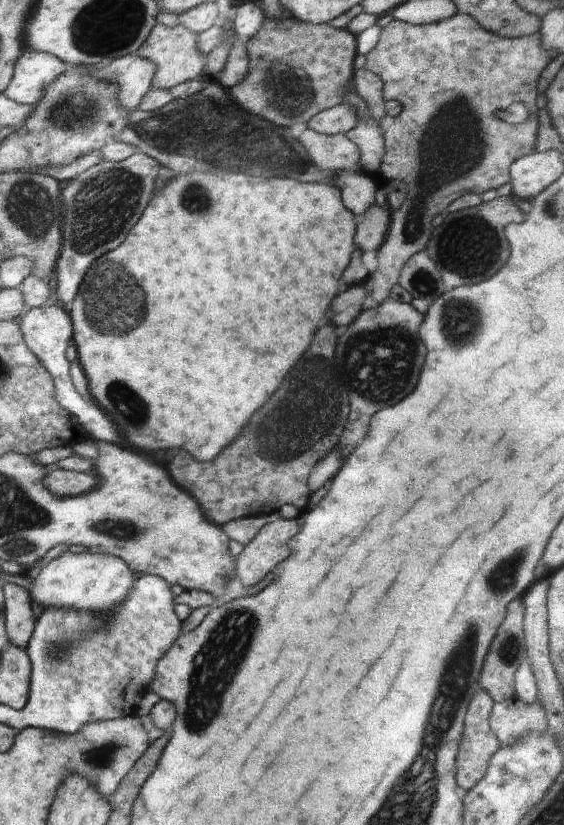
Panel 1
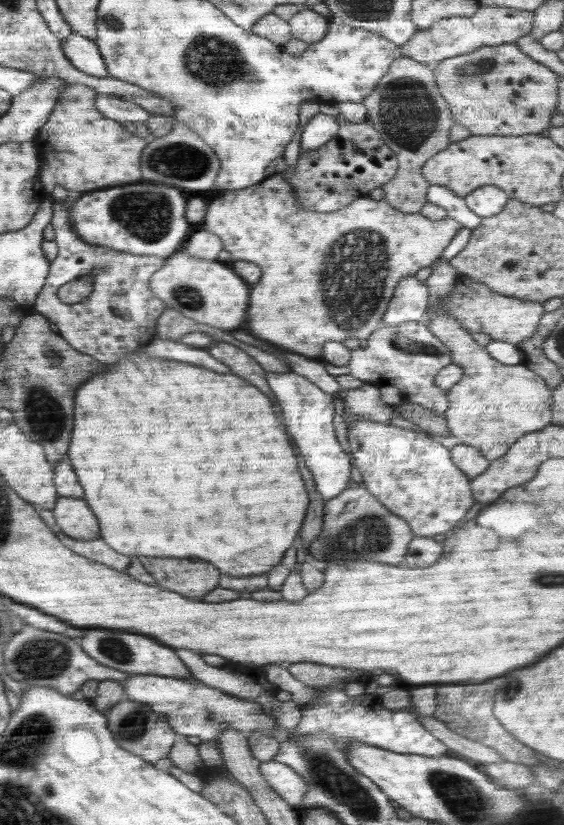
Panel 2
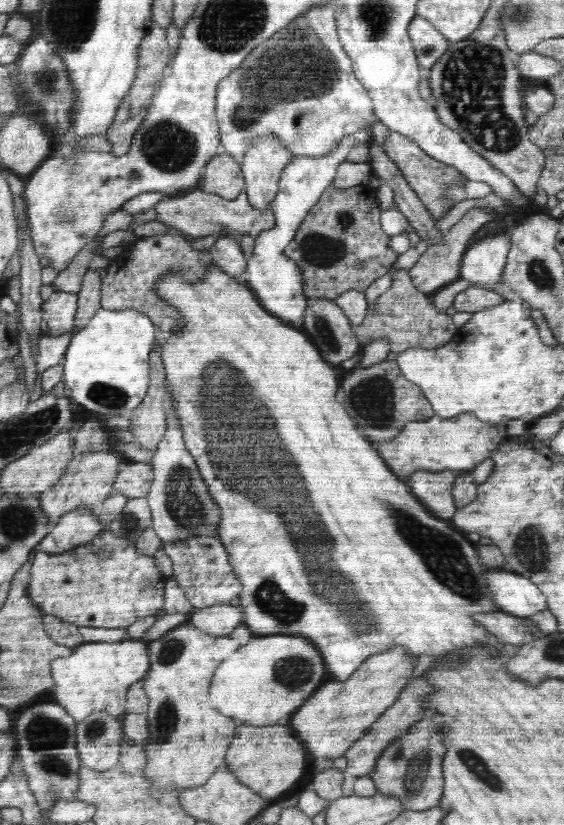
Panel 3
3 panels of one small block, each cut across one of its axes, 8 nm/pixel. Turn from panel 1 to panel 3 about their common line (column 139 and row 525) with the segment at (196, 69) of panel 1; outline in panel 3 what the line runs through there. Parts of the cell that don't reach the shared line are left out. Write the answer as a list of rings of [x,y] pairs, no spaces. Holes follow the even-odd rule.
[[[108,440],[104,450],[75,454],[72,462],[68,463],[61,480],[50,490],[40,494],[40,506],[48,515],[50,528],[53,528],[63,514],[80,505],[86,505],[88,509],[95,510],[102,504],[113,491],[120,464],[122,464],[122,456],[114,454],[112,440]]]

